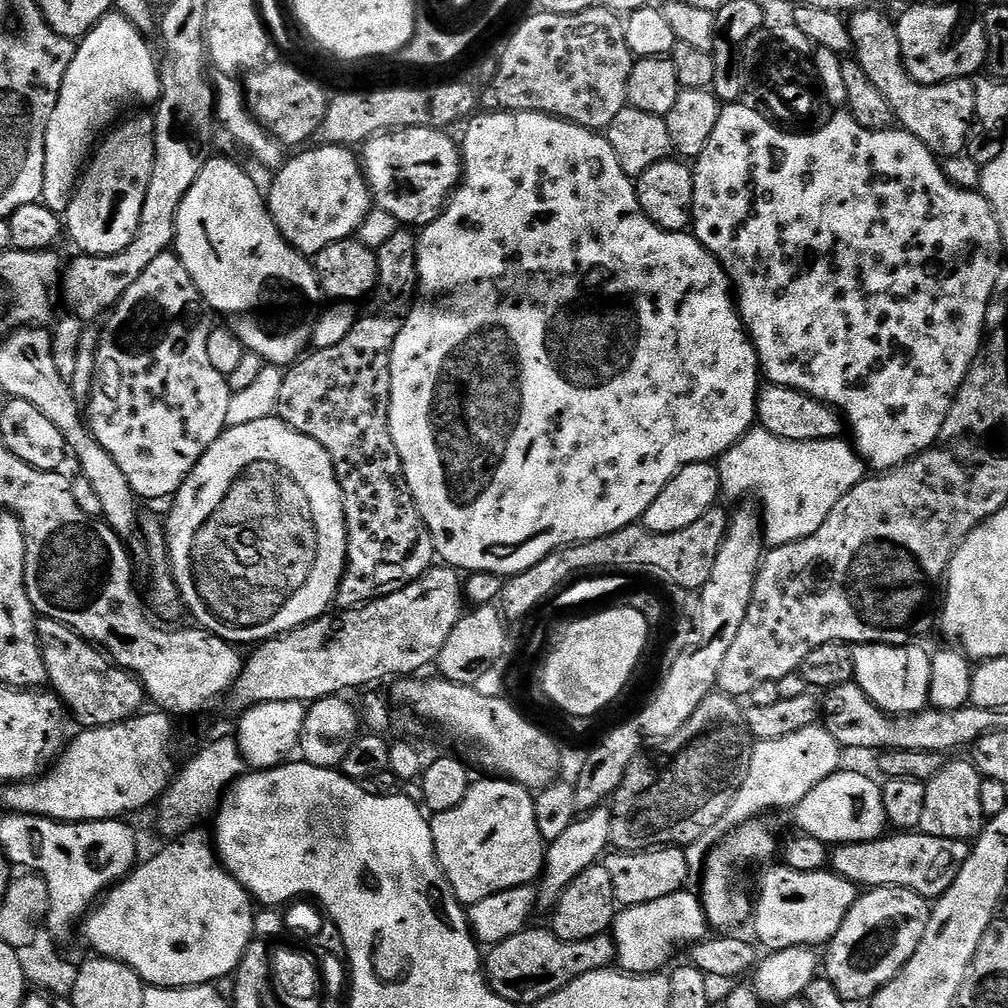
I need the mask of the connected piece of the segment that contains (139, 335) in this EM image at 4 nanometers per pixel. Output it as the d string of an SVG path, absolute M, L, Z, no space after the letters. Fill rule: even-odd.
M169 250L158 254L158 258L154 258L154 262L150 262L150 266L146 266L146 270L142 270L138 282L134 286L130 286L130 290L126 290L126 294L122 294L120 301L111 312L107 313L106 319L103 321L94 366L92 393L88 396L86 405L86 423L96 441L102 446L102 450L106 450L106 454L110 454L110 458L114 458L114 462L118 462L122 474L126 474L126 482L130 482L132 493L141 501L164 499L167 501L169 498L175 497L177 490L184 485L185 478L192 473L194 466L198 466L200 457L206 454L208 447L228 427L226 413L228 413L233 392L228 385L228 377L218 374L218 370L214 370L208 351L206 351L206 338L212 333L214 327L213 321L208 321L208 316L210 317L208 303L202 298L198 286L194 286L194 278L190 278L186 266L182 266L175 251Z

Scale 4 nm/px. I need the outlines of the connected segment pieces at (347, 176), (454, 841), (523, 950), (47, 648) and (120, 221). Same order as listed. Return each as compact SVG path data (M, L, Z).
M317 143L316 148L305 147L303 150L305 152L300 152L297 156L289 155L285 159L284 163L280 165L278 171L275 173L276 176L272 180L272 185L269 188L266 188L266 199L268 202L268 209L270 214L274 218L274 222L278 226L278 230L282 234L282 238L286 238L286 242L290 242L290 246L294 246L299 250L302 255L309 258L315 258L322 250L326 250L326 246L330 246L334 242L339 240L347 240L349 238L355 237L359 233L360 227L363 226L364 220L368 217L368 213L373 211L374 201L368 191L368 181L364 178L364 165L362 163L361 157L356 156L351 147L342 145L342 144L321 144Z
M507 778L473 779L466 790L466 798L454 806L454 810L437 812L431 817L432 842L436 861L442 874L448 879L452 895L465 906L482 902L494 894L514 890L523 884L539 881L544 870L546 841L538 834L538 822L534 818L534 796L521 784Z
M529 926L523 928L518 934L506 938L502 943L491 945L487 949L483 965L488 977L488 986L495 996L500 996L513 1006L520 1006L520 1004L534 1006L542 998L570 986L570 982L574 982L574 978L582 978L582 974L612 968L615 959L616 943L612 941L611 935L586 938L582 942L562 942L562 938L555 936L547 927Z
M41 619L38 631L51 691L59 696L71 719L73 716L81 729L101 728L131 720L145 707L146 697L140 681L126 669L117 668L101 649L83 640L75 630L56 620Z
M148 114L127 120L117 123L99 141L98 147L90 157L90 163L85 167L77 183L66 213L66 236L69 236L80 247L79 251L86 256L113 256L118 254L118 250L126 250L126 246L130 246L138 230L142 206L148 201L150 174L154 174L156 117Z

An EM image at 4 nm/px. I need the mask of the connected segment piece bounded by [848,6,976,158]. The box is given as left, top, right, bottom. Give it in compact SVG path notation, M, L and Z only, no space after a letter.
M879 7L864 8L860 12L851 13L848 29L852 39L854 59L866 70L866 75L878 91L890 102L893 117L903 131L914 134L935 152L937 157L953 156L964 152L968 146L968 137L974 131L976 118L975 83L971 79L947 80L941 84L919 84L910 78L904 68L904 60L900 56L898 34L893 17L879 12Z

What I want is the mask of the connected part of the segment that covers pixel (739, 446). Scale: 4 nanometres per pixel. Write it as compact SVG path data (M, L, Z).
M759 426L719 457L720 487L727 496L757 496L764 542L777 548L798 542L826 522L830 510L866 478L866 465L847 439L790 442Z

